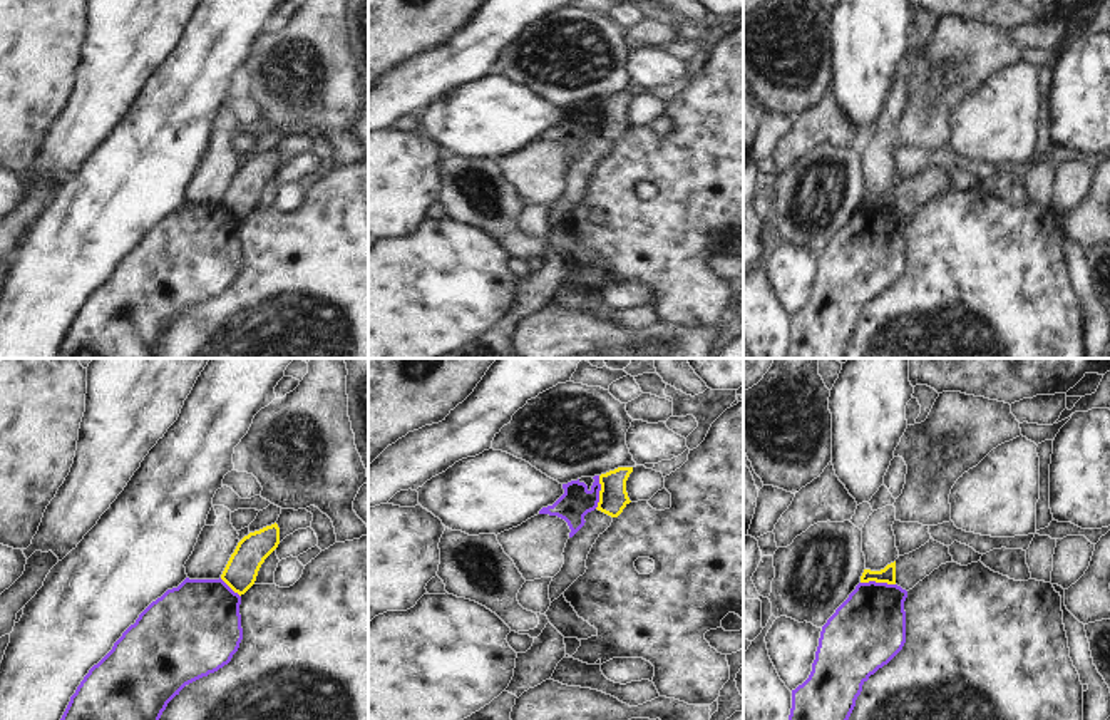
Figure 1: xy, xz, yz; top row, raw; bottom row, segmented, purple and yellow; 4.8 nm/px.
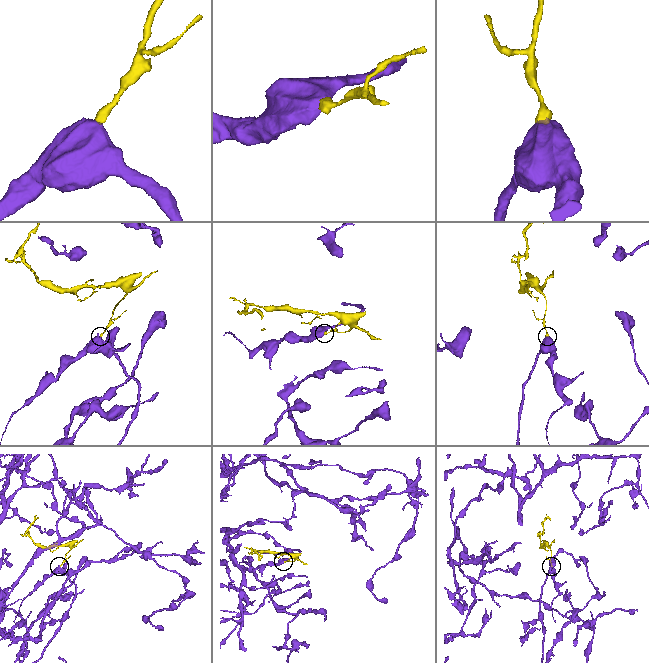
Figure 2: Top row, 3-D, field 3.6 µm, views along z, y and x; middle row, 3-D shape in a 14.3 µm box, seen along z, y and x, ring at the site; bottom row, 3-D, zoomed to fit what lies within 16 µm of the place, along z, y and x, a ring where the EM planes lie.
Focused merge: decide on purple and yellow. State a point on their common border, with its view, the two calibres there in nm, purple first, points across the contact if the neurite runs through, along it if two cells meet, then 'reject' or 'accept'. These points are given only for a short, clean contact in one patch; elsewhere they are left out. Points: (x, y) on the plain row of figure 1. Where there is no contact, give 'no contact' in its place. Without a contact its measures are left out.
meets purple in yz at (878, 208); 360 nm thick on the purple side, 80 nm on the other; border along yz (861, 206), (894, 210); reject

